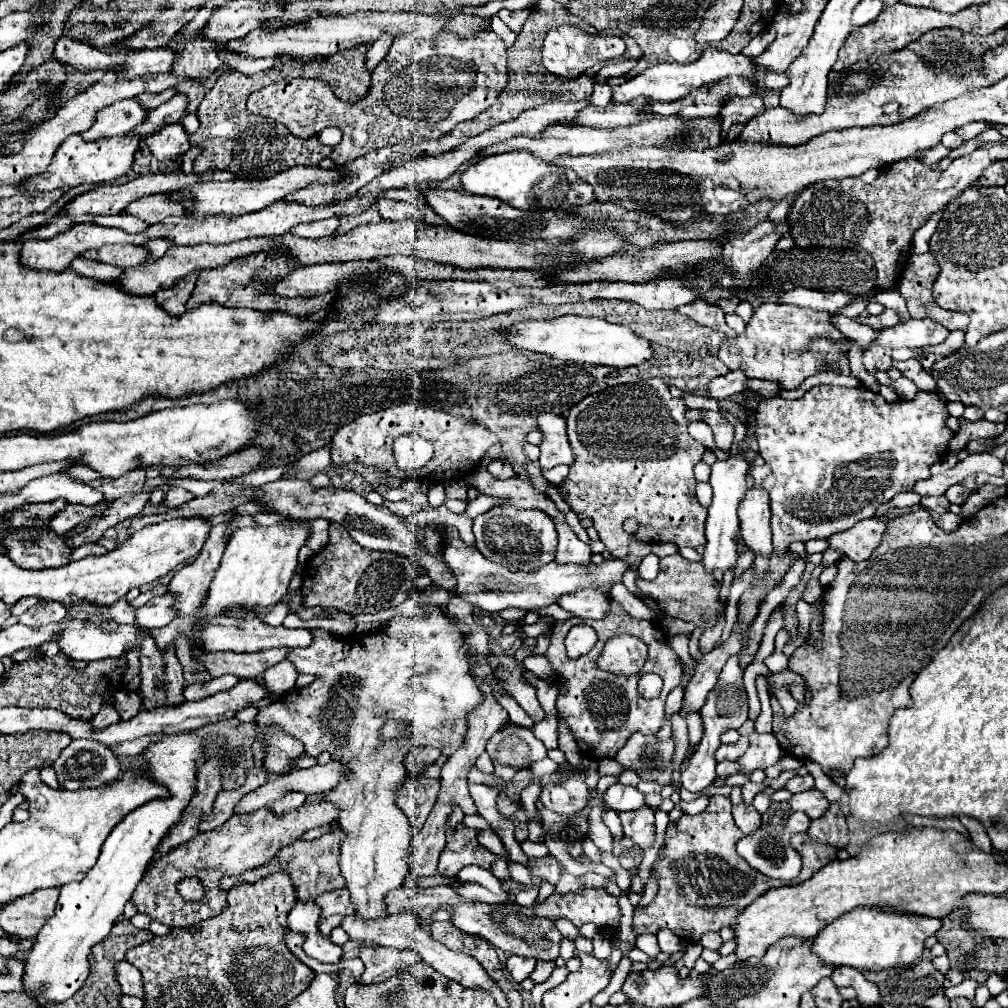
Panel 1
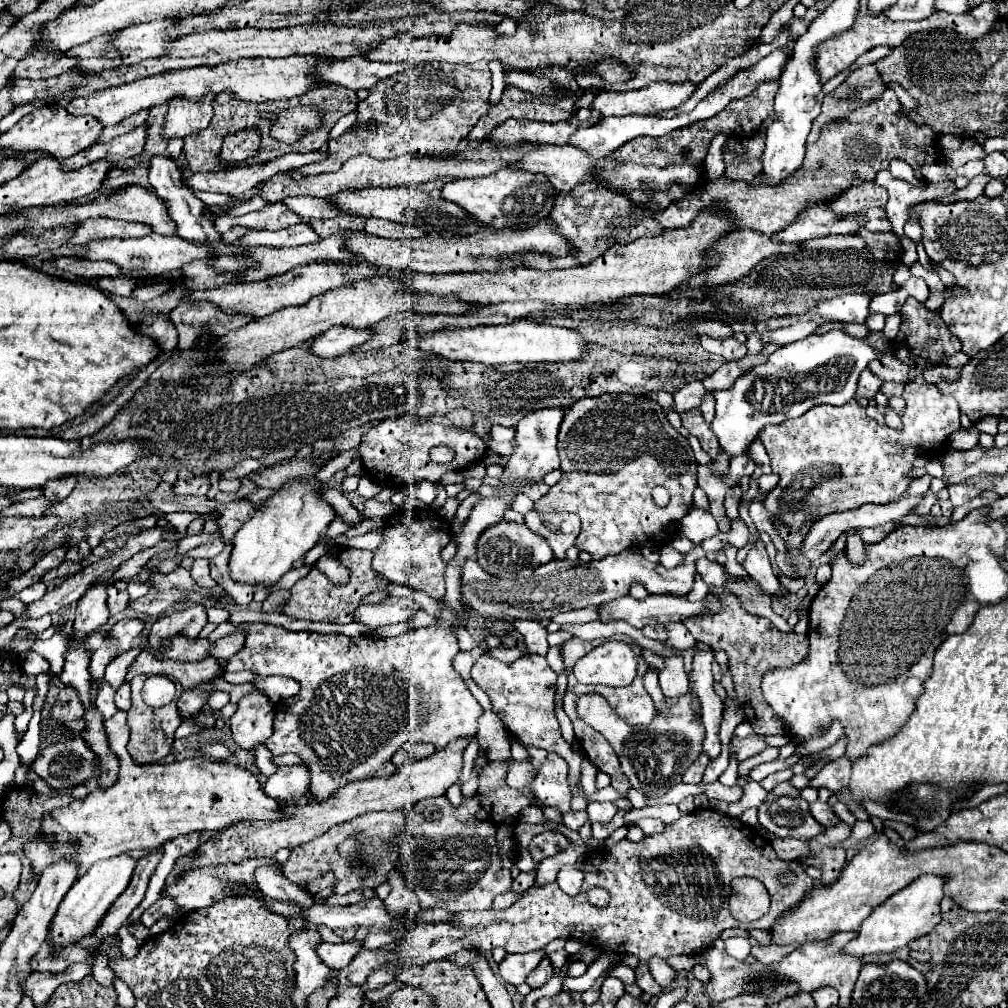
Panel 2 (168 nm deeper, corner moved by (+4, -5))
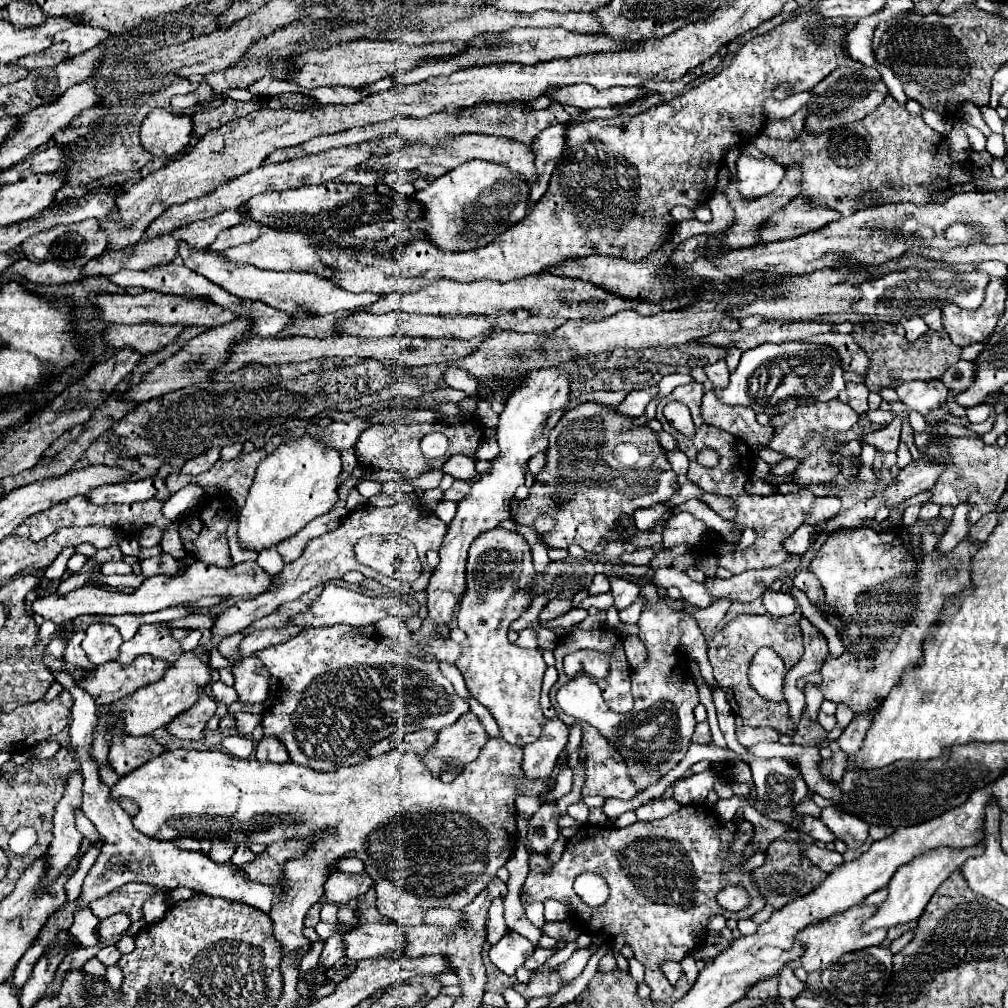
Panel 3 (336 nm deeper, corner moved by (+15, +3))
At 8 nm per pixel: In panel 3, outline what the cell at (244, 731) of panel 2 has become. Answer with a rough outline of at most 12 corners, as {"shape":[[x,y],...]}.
{"shape":[[249,657],[233,665],[239,703],[265,703],[269,671]]}

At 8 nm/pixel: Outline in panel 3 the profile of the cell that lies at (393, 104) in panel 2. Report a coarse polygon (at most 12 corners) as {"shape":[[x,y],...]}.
{"shape":[[397,135],[261,165],[205,197],[173,205],[149,227],[159,237],[241,207],[267,191],[335,181]]}

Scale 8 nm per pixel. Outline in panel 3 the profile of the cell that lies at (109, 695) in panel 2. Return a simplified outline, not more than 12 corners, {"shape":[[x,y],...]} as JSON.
{"shape":[[75,631],[65,651],[65,661],[83,667],[85,677],[93,675],[95,667],[89,663],[81,641],[85,633]]}

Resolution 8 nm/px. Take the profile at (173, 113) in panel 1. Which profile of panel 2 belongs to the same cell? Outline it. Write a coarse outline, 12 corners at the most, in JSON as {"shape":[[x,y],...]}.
{"shape":[[138,127],[108,143],[92,145],[68,159],[72,171],[100,159],[118,163],[140,155],[146,127]]}

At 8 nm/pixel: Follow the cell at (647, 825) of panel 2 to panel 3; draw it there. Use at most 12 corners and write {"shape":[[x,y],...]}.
{"shape":[[657,799],[639,807],[637,821],[653,821],[677,811],[675,799]]}

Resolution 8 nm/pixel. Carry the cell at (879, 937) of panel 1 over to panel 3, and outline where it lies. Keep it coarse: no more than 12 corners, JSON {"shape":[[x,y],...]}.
{"shape":[[983,847],[929,851],[889,881],[863,933],[917,921],[937,887]]}

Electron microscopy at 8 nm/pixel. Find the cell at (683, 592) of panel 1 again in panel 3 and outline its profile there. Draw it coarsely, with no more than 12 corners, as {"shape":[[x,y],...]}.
{"shape":[[739,615],[709,639],[709,661],[743,725],[793,735],[787,703],[747,681],[759,647],[789,667],[803,637],[771,615]]}

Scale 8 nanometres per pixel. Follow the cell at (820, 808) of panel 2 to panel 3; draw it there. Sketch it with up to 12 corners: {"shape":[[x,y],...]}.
{"shape":[[837,807],[819,817],[849,849],[869,837],[869,823]]}

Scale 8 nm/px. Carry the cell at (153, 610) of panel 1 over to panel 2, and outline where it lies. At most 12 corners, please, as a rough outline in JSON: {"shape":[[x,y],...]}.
{"shape":[[140,619],[118,621],[92,653],[90,673],[104,677],[112,659],[126,653],[142,633]]}

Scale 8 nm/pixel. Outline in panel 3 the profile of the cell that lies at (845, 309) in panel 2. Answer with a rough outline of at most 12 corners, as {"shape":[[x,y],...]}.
{"shape":[[907,269],[861,283],[851,311],[921,317],[983,301],[987,273]]}

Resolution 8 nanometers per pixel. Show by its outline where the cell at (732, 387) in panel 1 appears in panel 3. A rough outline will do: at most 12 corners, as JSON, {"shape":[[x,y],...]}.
{"shape":[[657,385],[633,391],[617,409],[639,417],[657,397]]}

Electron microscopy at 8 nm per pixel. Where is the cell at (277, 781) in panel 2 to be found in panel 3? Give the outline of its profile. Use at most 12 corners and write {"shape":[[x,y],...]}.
{"shape":[[263,737],[255,749],[259,761],[291,761],[283,743]]}

